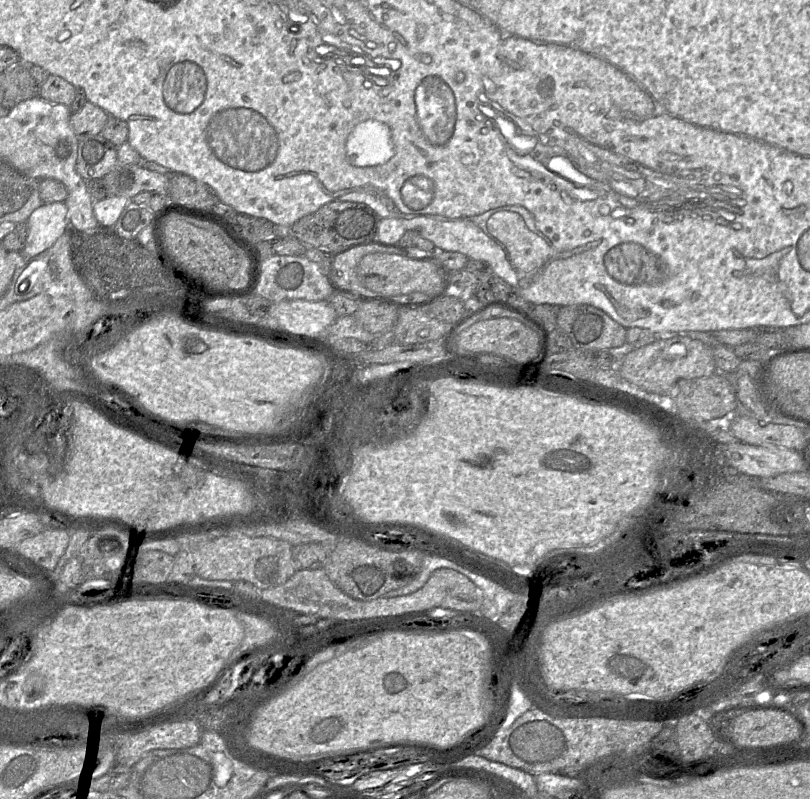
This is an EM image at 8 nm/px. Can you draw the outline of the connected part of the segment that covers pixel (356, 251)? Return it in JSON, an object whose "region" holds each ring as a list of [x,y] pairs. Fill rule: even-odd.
{"region":[[[372,241],[370,243],[356,245],[333,255],[330,267],[330,280],[334,282],[339,290],[354,295],[369,297],[369,295],[376,294],[365,288],[360,283],[357,276],[357,265],[362,257],[370,253],[376,253],[376,249],[385,253],[393,253],[409,257],[409,253],[406,253],[406,250],[397,247],[396,244],[380,244]]]}

